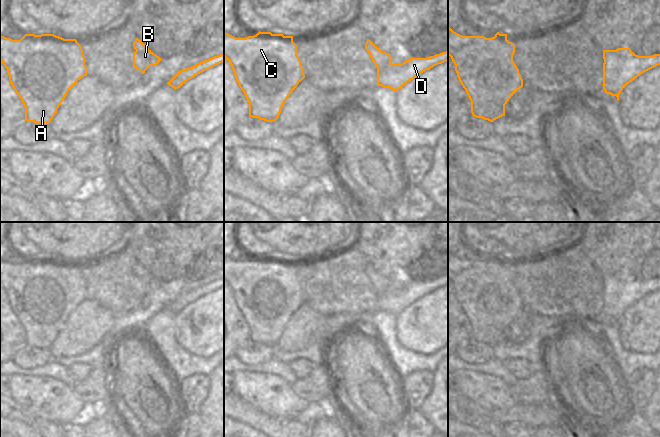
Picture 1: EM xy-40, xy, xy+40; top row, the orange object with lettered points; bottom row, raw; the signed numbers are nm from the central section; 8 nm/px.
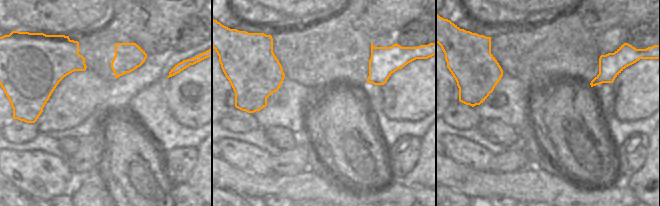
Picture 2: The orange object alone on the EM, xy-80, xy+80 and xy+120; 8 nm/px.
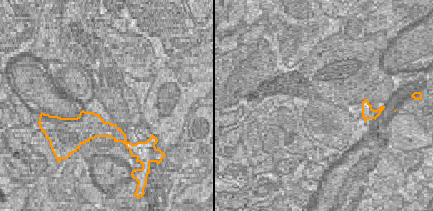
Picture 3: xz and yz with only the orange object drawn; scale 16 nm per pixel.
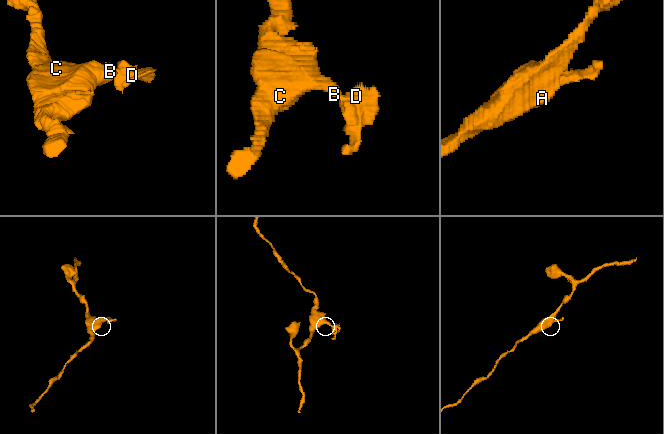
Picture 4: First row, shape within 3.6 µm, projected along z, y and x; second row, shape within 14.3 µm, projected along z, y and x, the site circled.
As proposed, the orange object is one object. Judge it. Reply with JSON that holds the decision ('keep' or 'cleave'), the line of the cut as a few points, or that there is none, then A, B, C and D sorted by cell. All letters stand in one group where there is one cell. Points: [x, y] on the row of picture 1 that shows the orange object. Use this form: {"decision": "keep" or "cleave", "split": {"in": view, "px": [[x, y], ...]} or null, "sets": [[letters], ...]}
{"decision": "cleave", "split": {"in": "xy", "px": [[390, 61], [377, 72]]}, "sets": [["A", "B", "C"], ["D"]]}

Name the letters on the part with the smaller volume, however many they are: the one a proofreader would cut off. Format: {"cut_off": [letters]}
{"cut_off": ["D"]}

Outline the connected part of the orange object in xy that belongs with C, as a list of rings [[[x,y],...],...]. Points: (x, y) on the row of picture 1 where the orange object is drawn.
[[[259,31],[254,36],[236,38],[224,32],[224,57],[229,61],[235,79],[249,103],[249,116],[266,122],[272,123],[278,119],[285,101],[305,78],[293,36]]]

